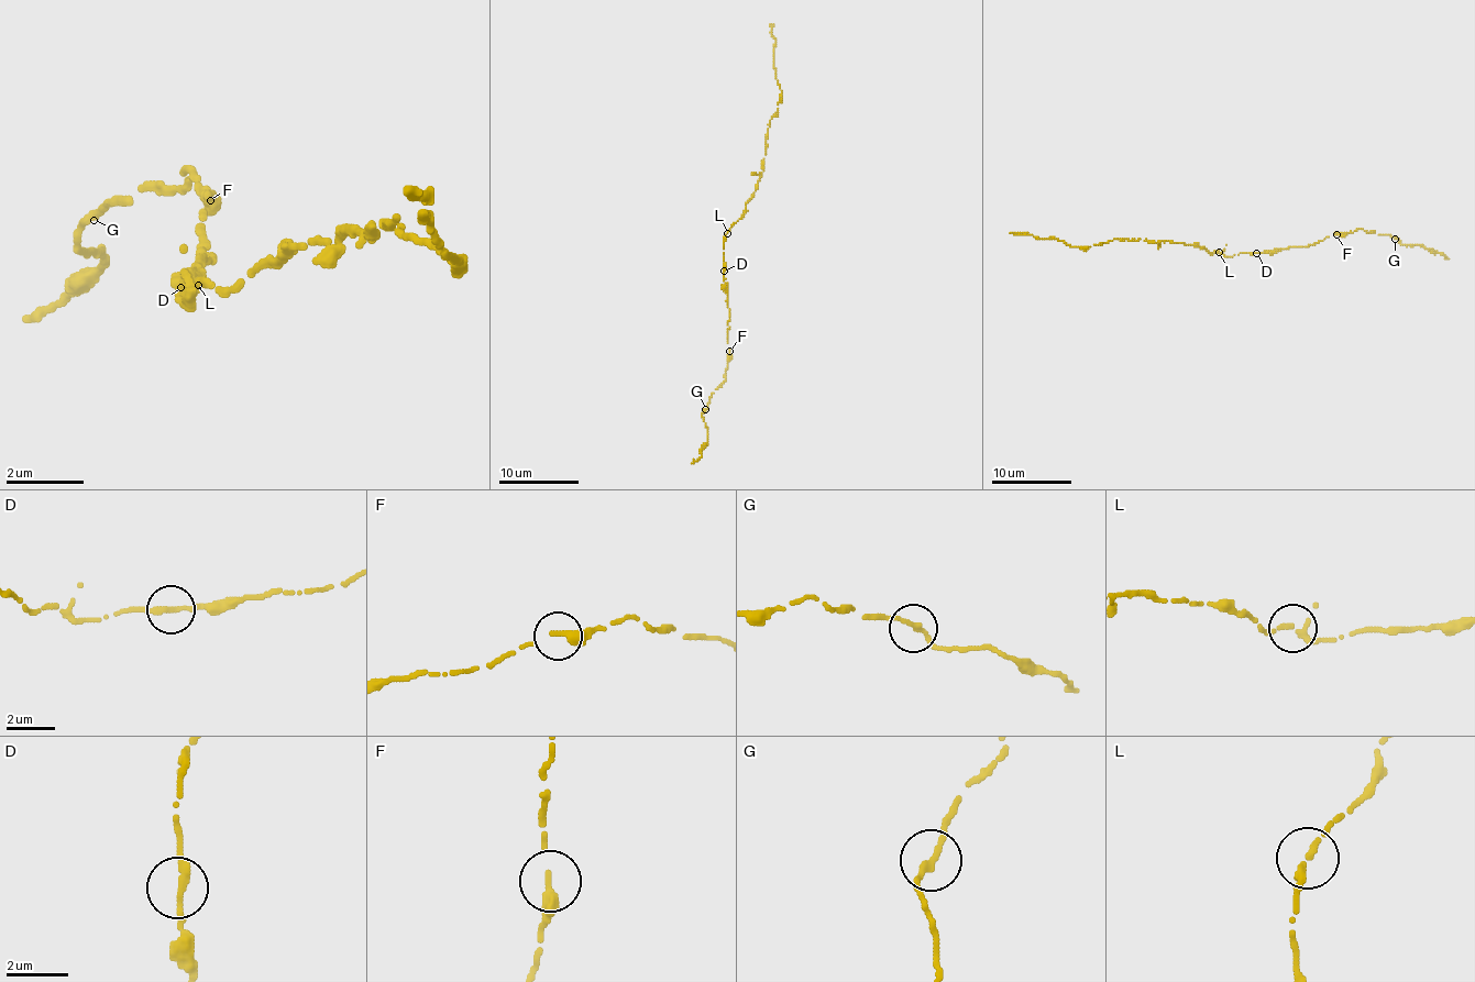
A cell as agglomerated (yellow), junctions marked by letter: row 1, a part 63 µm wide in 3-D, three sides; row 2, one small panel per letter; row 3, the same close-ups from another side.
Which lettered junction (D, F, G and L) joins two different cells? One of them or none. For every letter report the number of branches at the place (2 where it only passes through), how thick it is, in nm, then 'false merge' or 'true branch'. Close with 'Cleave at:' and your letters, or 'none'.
D: 2 | 240 nm | true branch
F: 2 | 280 nm | true branch
G: 2 | 200 nm | true branch
L: 2 | 240 nm | true branch
Cleave at: none

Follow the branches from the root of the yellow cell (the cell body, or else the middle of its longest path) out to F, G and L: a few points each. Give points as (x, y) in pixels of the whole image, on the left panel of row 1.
F: (180, 307), (180, 287), (200, 258), (210, 258), (200, 249), (210, 249), (200, 239), (200, 210), (210, 200)
G: (180, 307), (210, 258), (210, 200), (190, 172), (180, 190), (142, 190), (94, 220)
L: (180, 307), (200, 287)

